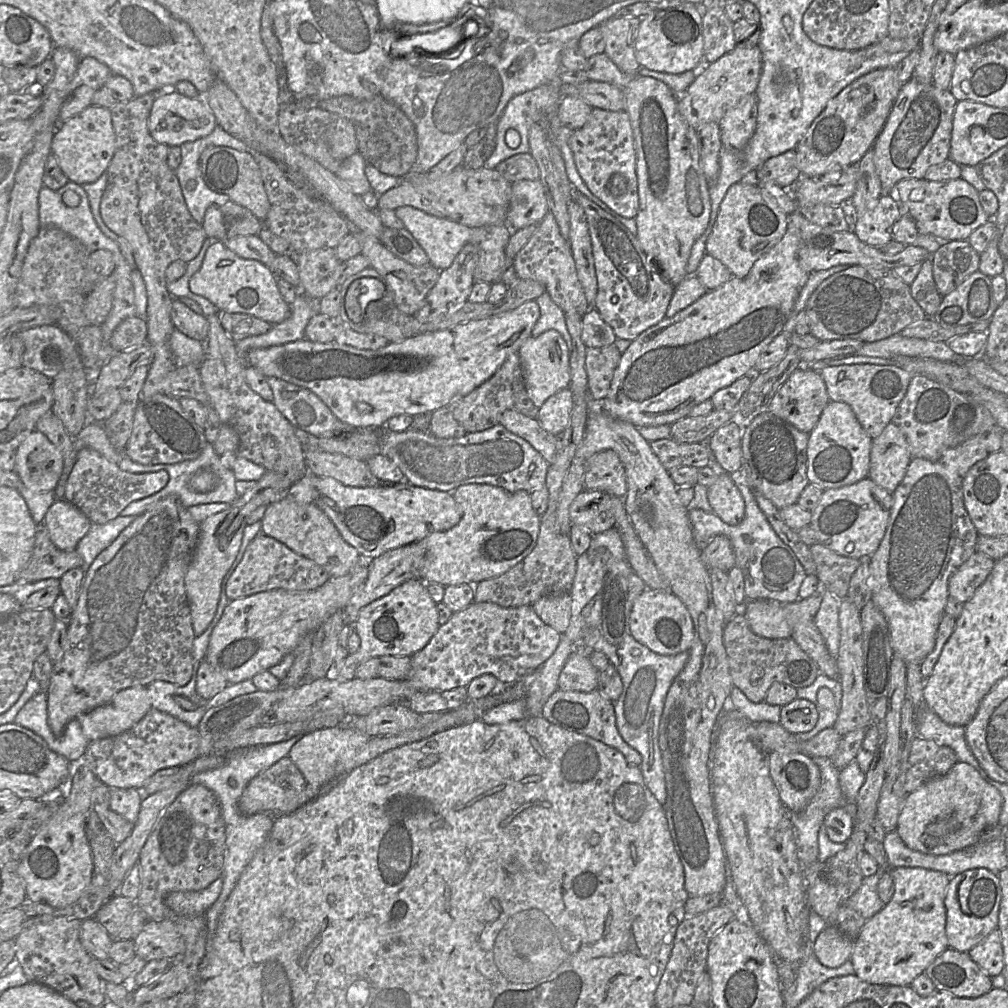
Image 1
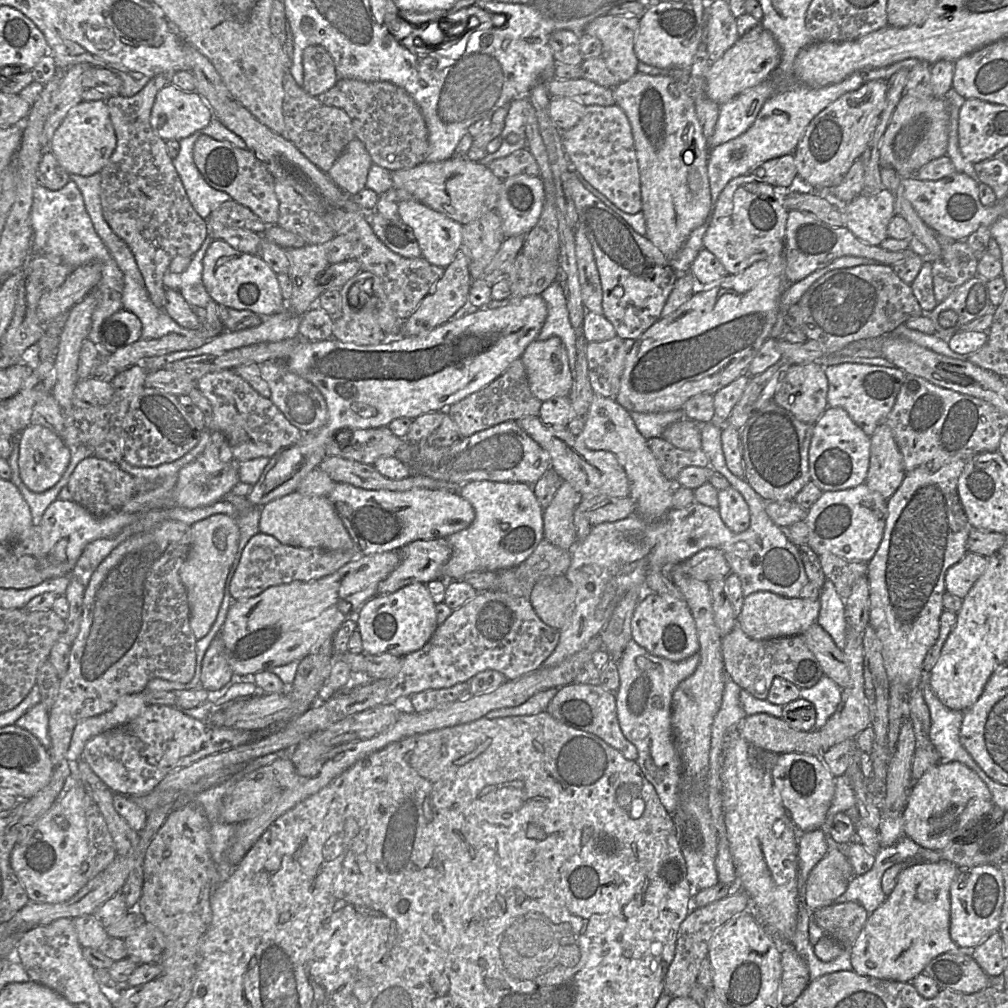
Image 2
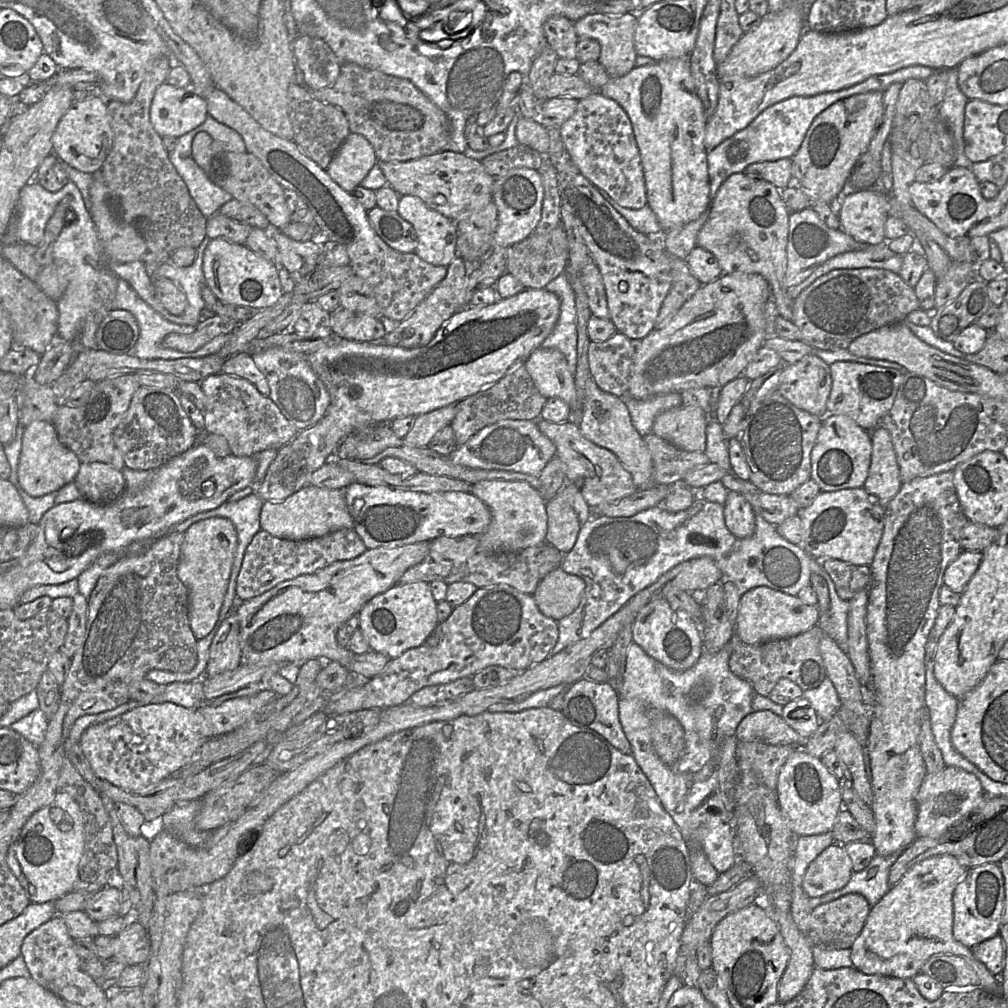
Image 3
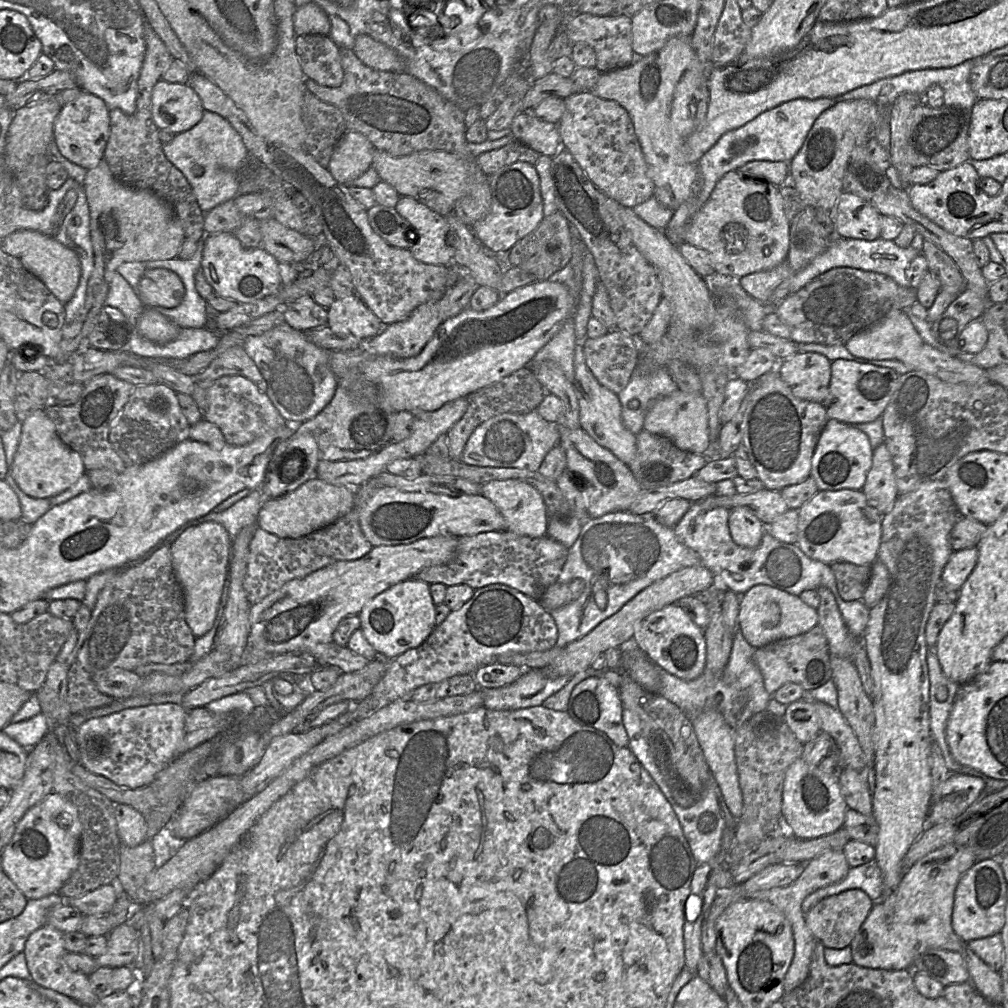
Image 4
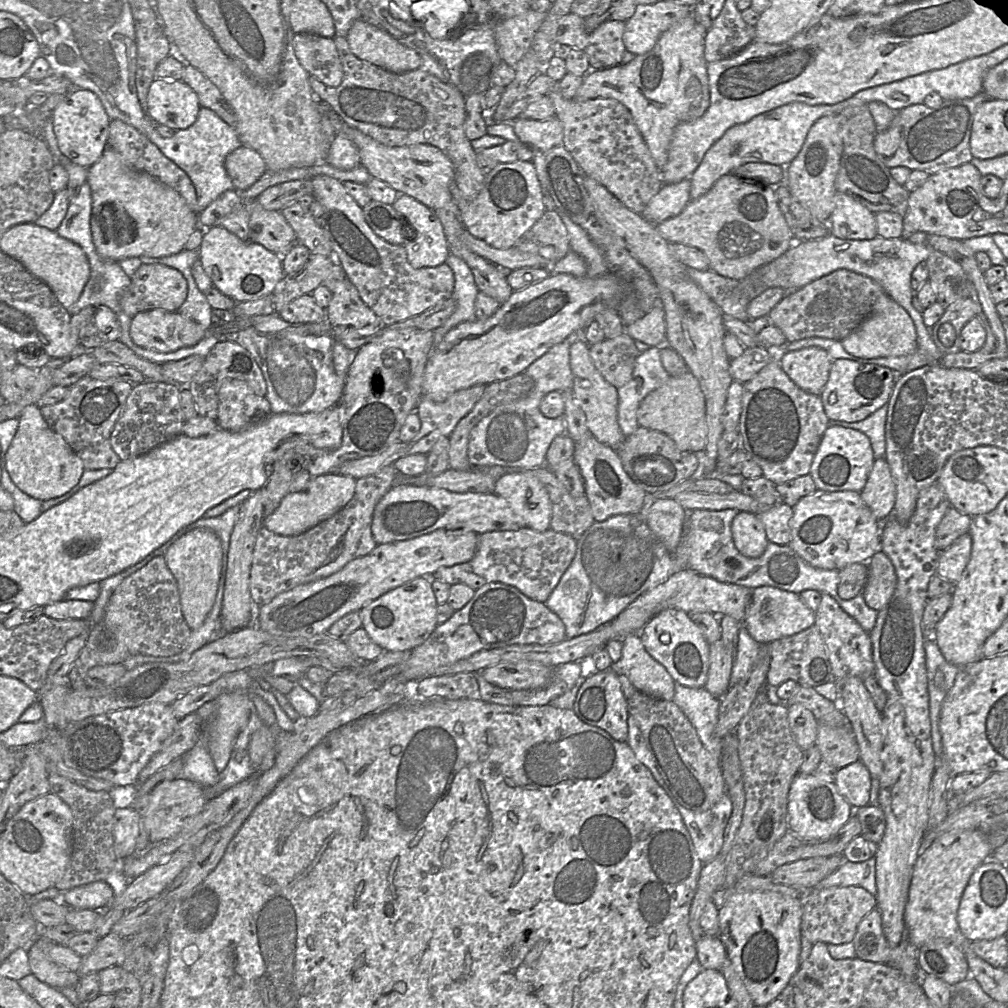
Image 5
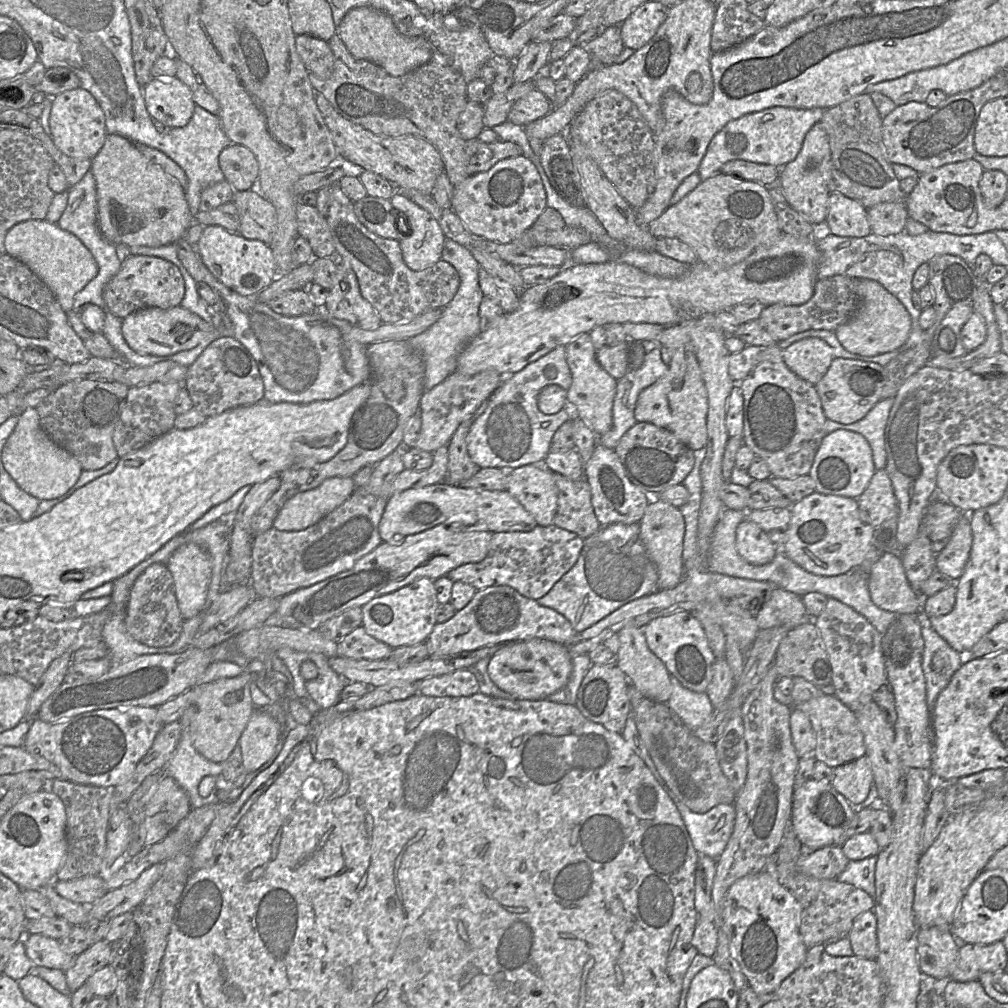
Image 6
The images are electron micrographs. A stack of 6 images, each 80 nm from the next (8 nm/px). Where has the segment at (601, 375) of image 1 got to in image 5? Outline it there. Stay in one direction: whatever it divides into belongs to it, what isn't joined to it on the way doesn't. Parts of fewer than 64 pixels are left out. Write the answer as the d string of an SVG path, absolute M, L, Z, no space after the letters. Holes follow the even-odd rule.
M624 332L618 337L591 345L589 354L604 379L618 389L631 380L640 352L635 341Z

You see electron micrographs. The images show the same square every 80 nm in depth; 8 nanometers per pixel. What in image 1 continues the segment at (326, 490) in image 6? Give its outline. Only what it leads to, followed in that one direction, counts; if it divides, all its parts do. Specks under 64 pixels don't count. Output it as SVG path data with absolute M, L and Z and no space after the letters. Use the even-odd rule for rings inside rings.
M283 497L267 505L265 513L260 520L261 533L270 536L285 544L299 555L313 560L328 572L330 577L341 577L349 574L362 560L356 548L347 543L329 517L315 504L299 505Z

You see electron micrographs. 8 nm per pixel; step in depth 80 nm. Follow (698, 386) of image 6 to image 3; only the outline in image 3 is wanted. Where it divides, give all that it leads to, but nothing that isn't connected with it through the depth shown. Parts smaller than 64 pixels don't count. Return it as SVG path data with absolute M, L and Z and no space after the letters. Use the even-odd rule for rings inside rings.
M680 406L660 413L652 433L675 447L693 452L706 448L706 426L713 417L699 407Z

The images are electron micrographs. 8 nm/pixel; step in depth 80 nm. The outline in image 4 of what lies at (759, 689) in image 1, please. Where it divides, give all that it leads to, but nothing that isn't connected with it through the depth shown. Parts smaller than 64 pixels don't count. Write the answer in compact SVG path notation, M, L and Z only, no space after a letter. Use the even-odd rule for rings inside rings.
M818 624L803 634L756 648L753 661L759 668L765 690L770 695L788 682L799 684L807 692L820 687L832 678L828 642Z

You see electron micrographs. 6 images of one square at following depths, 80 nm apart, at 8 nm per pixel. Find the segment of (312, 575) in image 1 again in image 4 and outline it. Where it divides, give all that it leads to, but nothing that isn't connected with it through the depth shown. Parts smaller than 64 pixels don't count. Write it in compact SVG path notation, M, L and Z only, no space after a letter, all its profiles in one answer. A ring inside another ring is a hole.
M371 478L355 488L354 507L348 514L304 537L281 538L258 526L249 546L247 570L243 580L243 588L249 602L255 604L285 583L305 577L334 562L352 561L368 554L373 545L362 532L358 511L380 487L386 486Z

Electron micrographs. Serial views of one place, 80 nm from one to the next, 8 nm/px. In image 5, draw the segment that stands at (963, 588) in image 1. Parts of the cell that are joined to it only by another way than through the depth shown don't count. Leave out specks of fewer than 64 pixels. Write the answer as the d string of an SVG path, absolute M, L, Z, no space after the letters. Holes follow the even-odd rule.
M971 533L961 535L948 549L941 552L937 573L939 576L956 584L970 562L973 540Z

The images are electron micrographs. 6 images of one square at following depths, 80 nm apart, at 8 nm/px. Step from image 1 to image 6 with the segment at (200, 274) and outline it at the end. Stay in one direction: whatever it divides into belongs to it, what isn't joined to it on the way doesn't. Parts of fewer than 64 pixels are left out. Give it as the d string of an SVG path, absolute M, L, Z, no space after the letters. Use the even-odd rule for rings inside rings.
M205 226L195 246L203 264L225 286L247 297L255 297L277 277L275 259L270 246L260 240L246 239L221 226Z

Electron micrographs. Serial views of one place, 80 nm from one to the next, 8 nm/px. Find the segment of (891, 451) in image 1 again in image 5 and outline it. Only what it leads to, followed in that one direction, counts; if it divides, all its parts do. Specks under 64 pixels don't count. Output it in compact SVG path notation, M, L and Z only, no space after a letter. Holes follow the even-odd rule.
M885 457L875 459L867 483L860 494L878 521L884 522L893 517L896 485Z

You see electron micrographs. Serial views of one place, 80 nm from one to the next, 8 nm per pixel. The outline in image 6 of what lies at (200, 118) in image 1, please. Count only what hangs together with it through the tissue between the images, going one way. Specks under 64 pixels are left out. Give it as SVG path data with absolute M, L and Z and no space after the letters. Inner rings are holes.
M177 77L152 78L143 87L143 97L151 118L171 128L185 126L196 105L190 88Z

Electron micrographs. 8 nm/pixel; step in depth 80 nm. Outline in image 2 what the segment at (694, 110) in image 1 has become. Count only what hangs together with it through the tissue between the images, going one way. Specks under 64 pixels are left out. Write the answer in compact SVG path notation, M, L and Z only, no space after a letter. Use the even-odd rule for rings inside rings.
M763 29L758 35L739 37L732 47L710 64L706 75L706 94L716 104L724 104L774 75L780 61L779 45L769 31Z

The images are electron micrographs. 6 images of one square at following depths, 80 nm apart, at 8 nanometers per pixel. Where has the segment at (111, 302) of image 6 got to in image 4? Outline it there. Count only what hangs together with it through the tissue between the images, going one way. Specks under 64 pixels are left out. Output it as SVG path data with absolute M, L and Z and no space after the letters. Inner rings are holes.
M155 268L144 272L135 292L146 308L176 308L183 301L185 287L173 271Z

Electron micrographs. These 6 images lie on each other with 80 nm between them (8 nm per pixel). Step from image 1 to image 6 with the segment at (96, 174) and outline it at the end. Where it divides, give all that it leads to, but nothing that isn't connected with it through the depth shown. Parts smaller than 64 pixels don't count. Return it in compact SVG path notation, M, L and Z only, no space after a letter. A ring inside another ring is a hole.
M81 87L52 97L50 122L55 145L72 158L92 160L102 149L108 135L101 106L89 91Z

